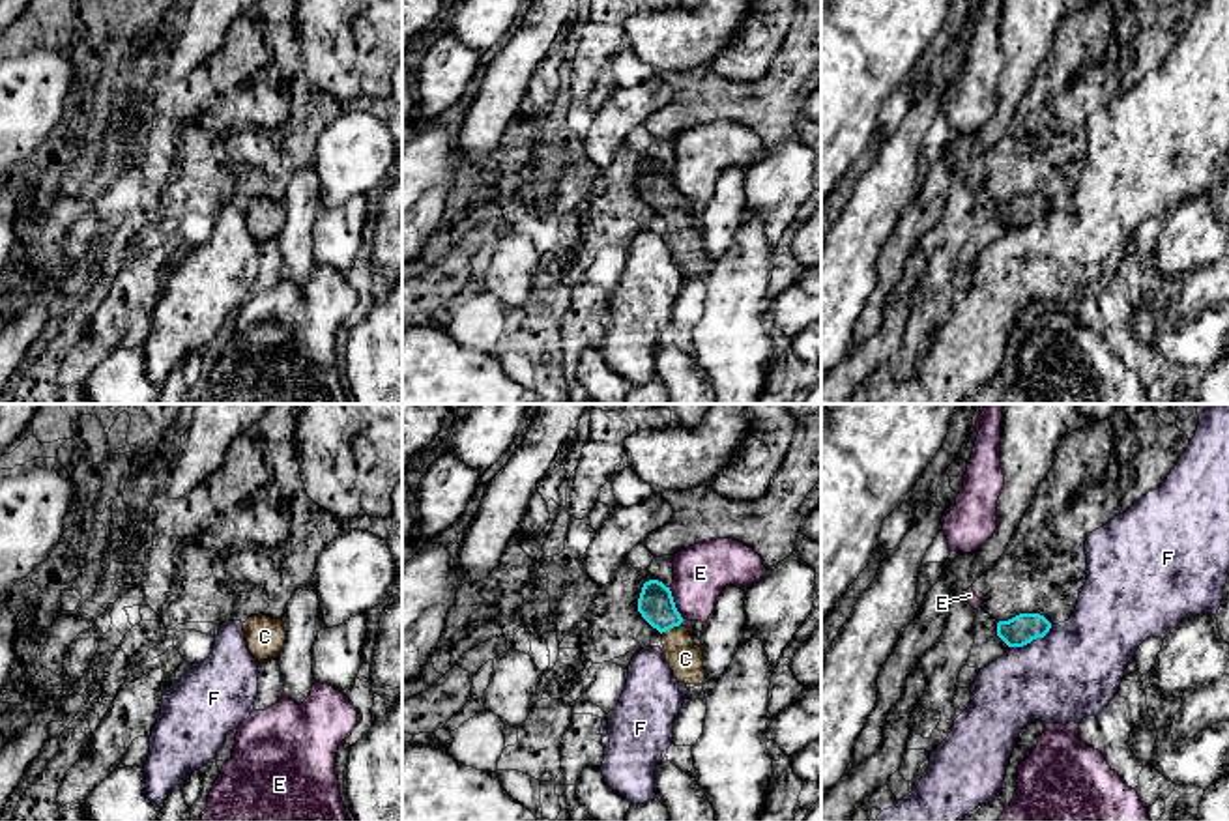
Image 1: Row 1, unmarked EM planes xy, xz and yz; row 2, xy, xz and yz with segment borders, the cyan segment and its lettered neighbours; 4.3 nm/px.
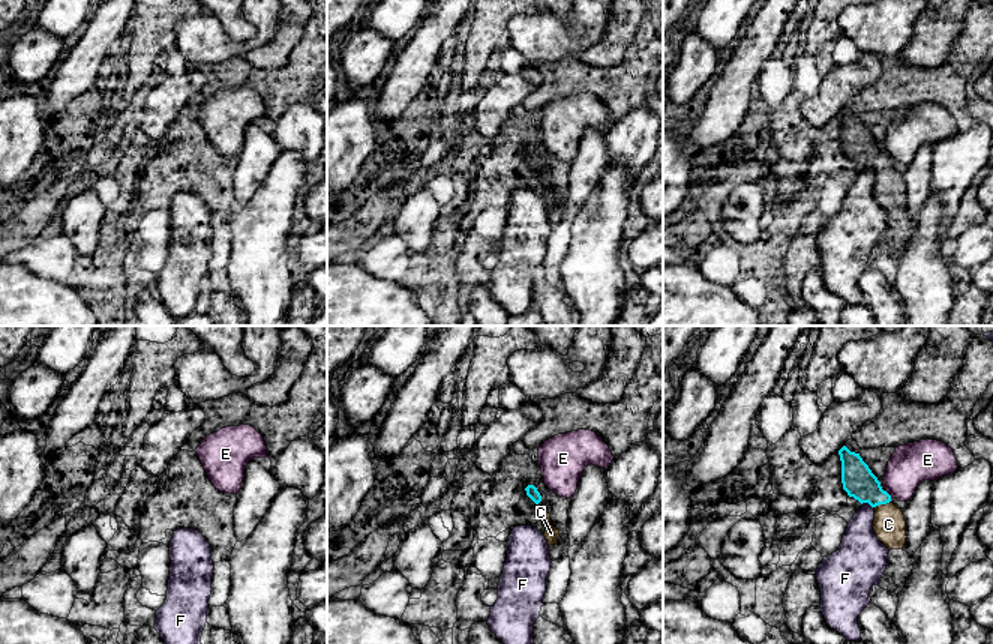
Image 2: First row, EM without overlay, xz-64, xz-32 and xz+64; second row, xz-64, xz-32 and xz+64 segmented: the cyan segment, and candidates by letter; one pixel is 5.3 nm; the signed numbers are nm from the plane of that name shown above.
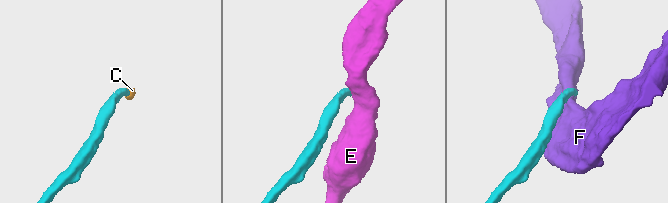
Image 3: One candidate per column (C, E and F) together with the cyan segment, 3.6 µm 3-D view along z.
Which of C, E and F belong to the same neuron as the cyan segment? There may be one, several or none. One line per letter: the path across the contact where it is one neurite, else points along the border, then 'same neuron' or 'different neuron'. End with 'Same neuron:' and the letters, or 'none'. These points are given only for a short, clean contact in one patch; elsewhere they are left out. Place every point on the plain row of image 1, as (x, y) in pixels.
C: way xz (655, 184), (670, 208), (685, 240); same neuron
E: border xz (668, 169), (674, 187), (681, 195); different neuron
F: border yz (1052, 206), (1042, 217), (1011, 229); different neuron
Same neuron: C

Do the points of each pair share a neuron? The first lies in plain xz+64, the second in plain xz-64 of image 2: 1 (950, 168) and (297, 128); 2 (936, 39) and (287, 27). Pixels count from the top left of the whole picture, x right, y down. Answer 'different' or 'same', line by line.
1: same
2: same

